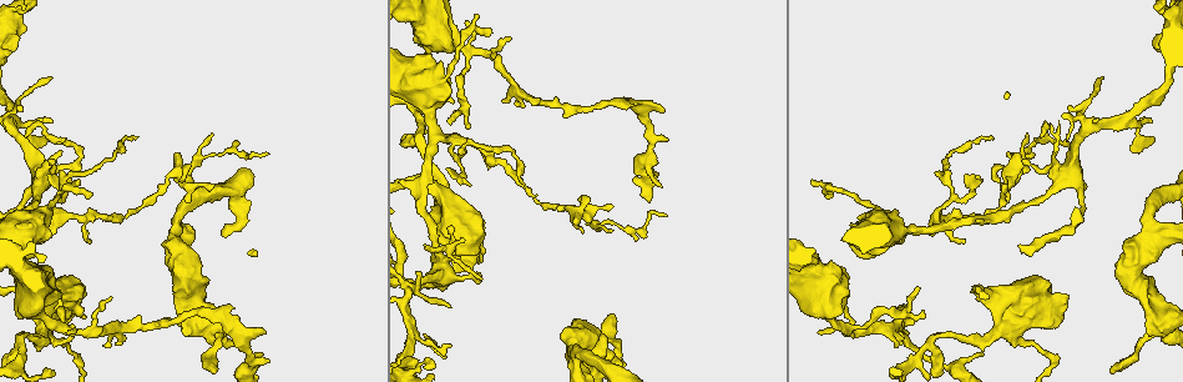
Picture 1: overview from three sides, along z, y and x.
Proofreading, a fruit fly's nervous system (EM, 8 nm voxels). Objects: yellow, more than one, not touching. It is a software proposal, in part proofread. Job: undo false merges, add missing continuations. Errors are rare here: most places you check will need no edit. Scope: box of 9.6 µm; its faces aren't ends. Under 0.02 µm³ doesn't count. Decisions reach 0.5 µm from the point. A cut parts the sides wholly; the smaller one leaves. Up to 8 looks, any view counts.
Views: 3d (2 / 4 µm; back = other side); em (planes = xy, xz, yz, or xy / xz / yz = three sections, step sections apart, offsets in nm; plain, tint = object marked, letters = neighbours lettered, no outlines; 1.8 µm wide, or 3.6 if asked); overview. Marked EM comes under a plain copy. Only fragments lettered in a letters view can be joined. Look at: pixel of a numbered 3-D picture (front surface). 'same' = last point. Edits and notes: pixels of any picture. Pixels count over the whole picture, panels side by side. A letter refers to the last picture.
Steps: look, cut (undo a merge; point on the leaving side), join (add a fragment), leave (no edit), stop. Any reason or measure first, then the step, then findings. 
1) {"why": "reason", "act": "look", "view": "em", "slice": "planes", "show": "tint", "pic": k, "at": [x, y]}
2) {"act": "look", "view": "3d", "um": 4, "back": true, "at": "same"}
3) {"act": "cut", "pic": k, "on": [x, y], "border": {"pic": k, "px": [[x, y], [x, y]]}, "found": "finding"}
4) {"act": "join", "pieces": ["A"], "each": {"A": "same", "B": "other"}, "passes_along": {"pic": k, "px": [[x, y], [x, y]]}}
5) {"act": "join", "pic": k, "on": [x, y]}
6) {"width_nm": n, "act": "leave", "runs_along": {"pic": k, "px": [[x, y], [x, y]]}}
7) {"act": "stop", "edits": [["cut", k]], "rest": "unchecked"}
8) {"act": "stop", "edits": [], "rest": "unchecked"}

{"why": "sudden change in width", "act": "look", "view": "em", "slice": "xz", "step": 8, "show": "tint", "pic": 1, "at": [66, 330]}

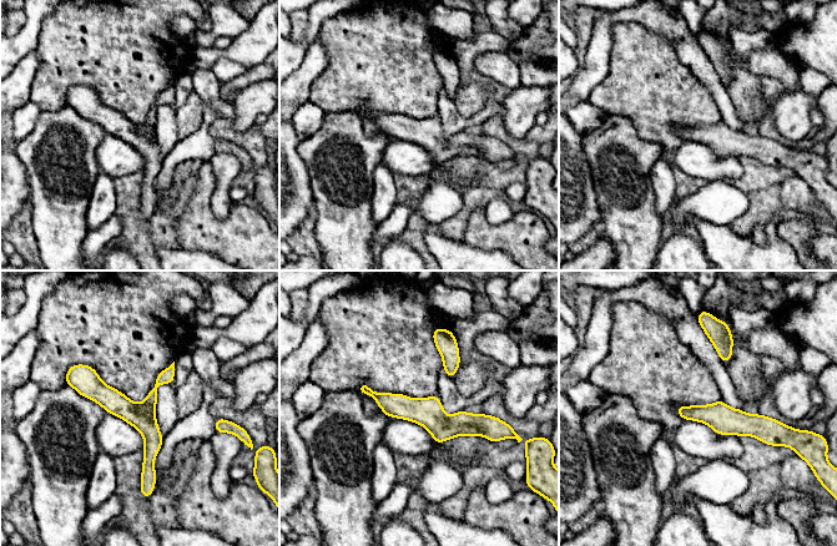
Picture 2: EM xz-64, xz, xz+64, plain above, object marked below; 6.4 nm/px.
{"why": "see the neighbours", "act": "look", "view": "em", "slice": "xz", "step": 8, "show": "letters", "at": "same"}

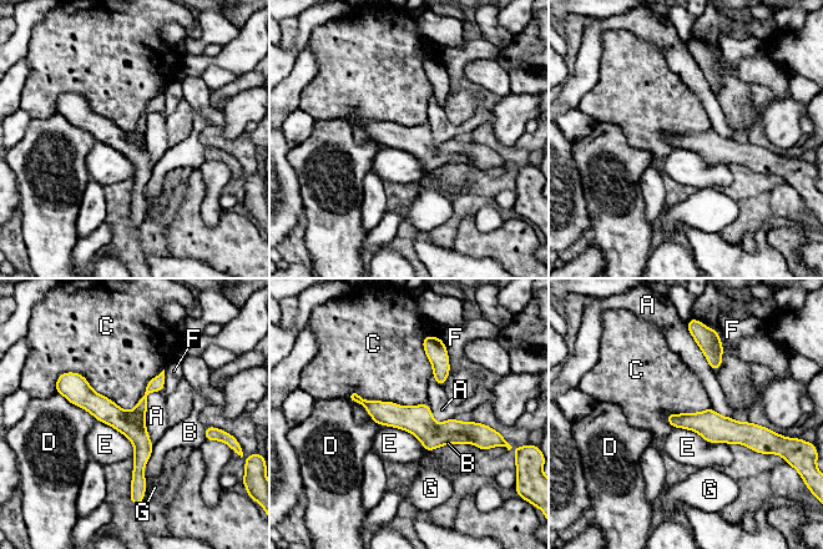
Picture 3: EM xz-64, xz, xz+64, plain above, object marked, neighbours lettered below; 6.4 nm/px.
{"longest_contact_nm": ["C", 750], "act": "leave", "each": {"A": "other", "B": "other", "C": "other", "D": "other", "E": "other", "F": "other", "G": "other"}, "runs_along": {"pic": 3, "px": [[70, 376], [140, 439], [141, 492]]}, "found": "all the same neuron"}

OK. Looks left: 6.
{"why": "thick turns thin", "act": "look", "view": "3d", "um": 2, "pic": 1, "at": [45, 174]}

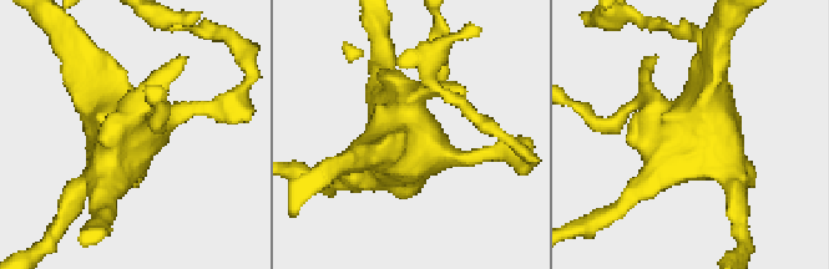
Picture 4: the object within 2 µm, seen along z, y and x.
{"why": "now the EM", "act": "look", "view": "em", "slice": "planes", "show": "letters", "pic": 4, "at": [694, 139]}

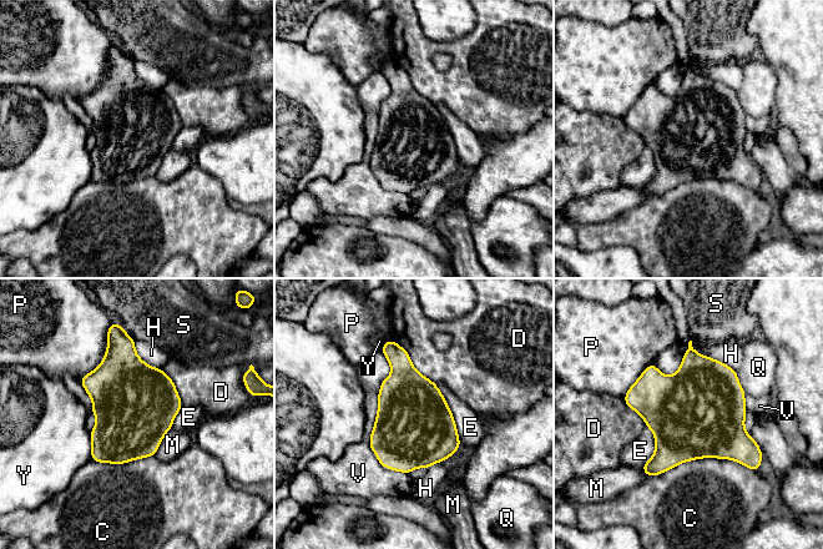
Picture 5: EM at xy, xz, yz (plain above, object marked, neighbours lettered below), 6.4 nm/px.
{"width_nm": 500, "act": "leave", "each": {"C": "other", "D": "other", "E": "other", "H": "other", "M": "other", "P": "other", "Q": "other", "S": "other", "V": "other", "Y": "other"}, "border": {"pic": 5, "px": [[434, 383], [450, 411], [460, 443]]}, "found": "one neuron here"}

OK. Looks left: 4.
{"why": "calibre changes", "act": "look", "view": "3d", "um": 4, "pic": 1, "at": [1159, 318]}

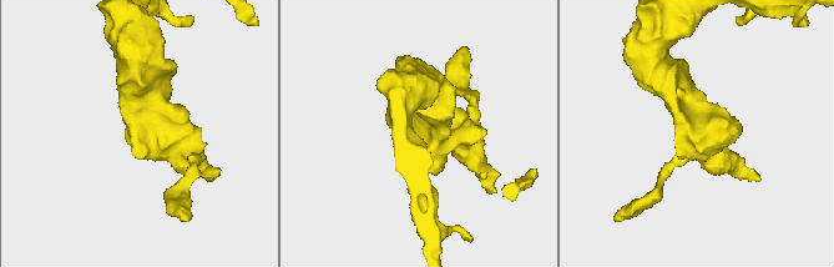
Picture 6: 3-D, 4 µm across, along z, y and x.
{"why": "shape alone is not enough", "act": "look", "view": "em", "slice": "xy", "step": 16, "show": "tint", "pic": 6, "at": [697, 123]}

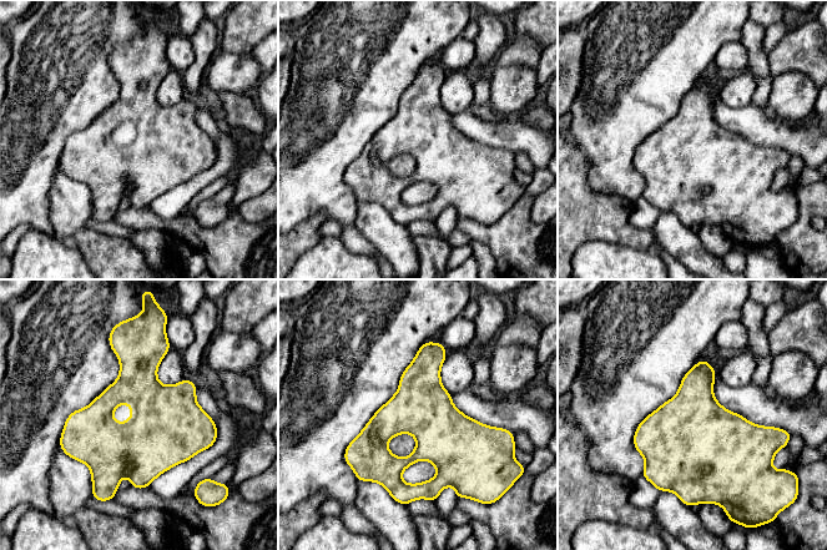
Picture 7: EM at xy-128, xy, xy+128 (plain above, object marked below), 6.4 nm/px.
{"why": "cut it another way", "act": "look", "view": "em", "slice": "xz", "step": 8, "show": "letters", "at": "same"}

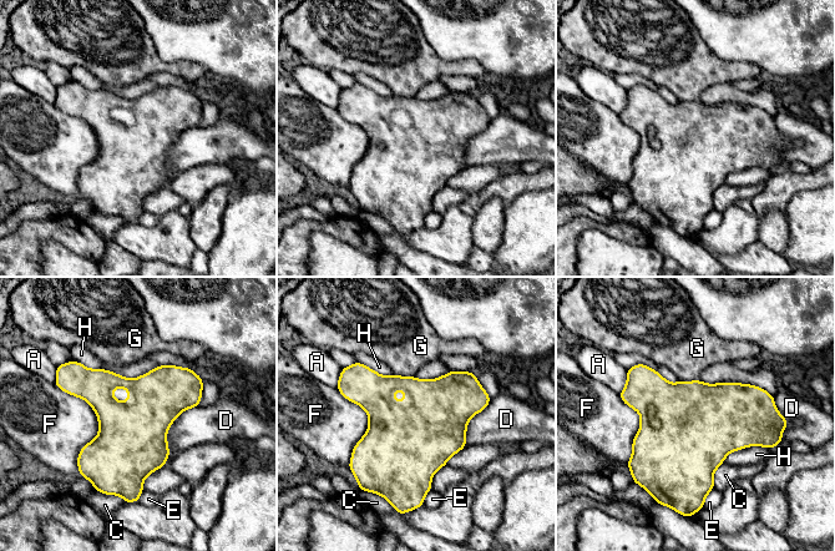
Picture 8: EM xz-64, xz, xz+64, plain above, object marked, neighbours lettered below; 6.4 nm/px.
{"width_nm": 440, "act": "leave", "each": {"A": "other", "C": "other", "D": "other", "E": "other", "F": "other", "G": "other", "H": "other"}, "border": {"pic": 8, "px": [[198, 405], [168, 428], [163, 465]]}, "found": "continuous, no second neuron"}

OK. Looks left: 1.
{"act": "stop", "edits": [], "rest": "unchecked"}

